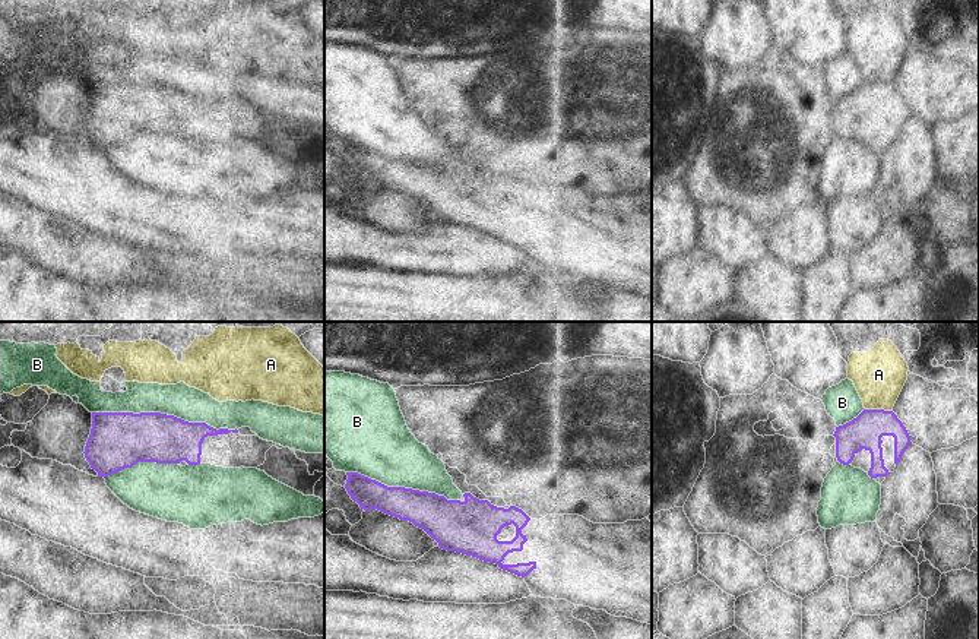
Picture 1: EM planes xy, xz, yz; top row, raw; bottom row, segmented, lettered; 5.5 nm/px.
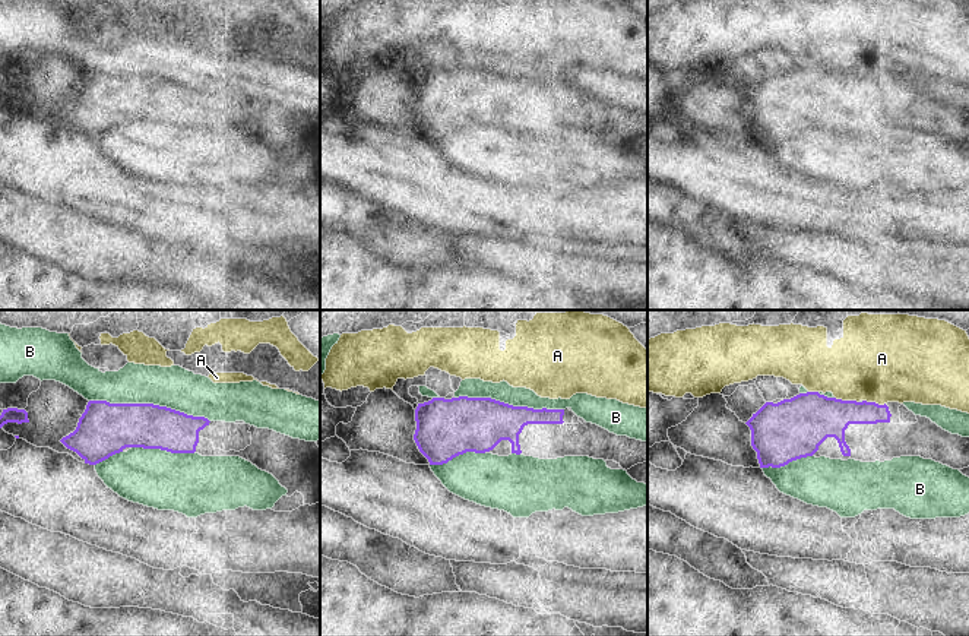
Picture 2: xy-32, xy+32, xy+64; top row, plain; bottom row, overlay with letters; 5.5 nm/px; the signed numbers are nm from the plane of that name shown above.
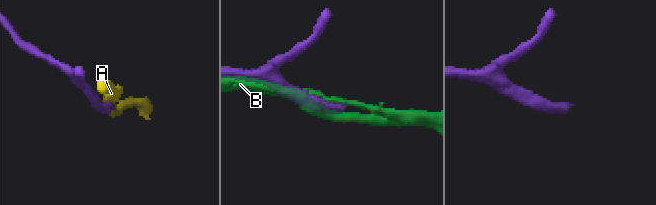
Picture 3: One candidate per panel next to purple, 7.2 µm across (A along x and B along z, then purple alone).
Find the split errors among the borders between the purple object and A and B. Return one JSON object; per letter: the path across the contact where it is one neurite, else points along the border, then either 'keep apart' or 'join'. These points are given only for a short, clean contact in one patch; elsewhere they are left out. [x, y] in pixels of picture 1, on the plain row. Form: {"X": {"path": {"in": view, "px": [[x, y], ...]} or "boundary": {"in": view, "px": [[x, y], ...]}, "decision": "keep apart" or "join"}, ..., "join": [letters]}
{"A": {"boundary": {"in": "yz", "px": [[865, 81], [892, 84]]}, "decision": "keep apart"}, "B": {"decision": "keep apart"}, "join": []}

